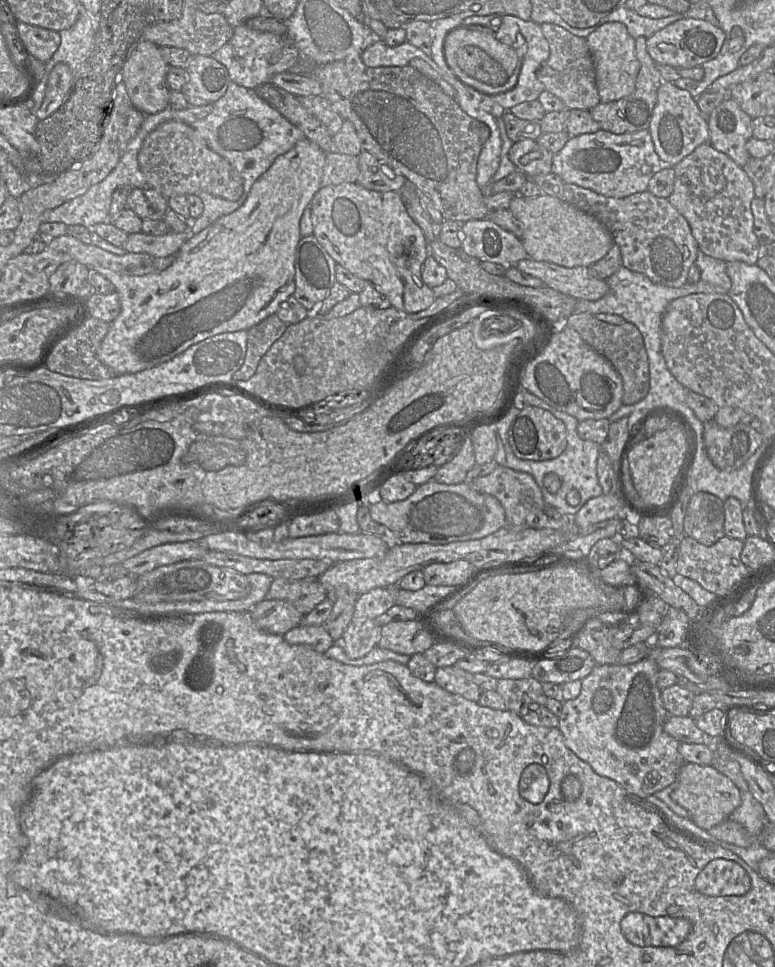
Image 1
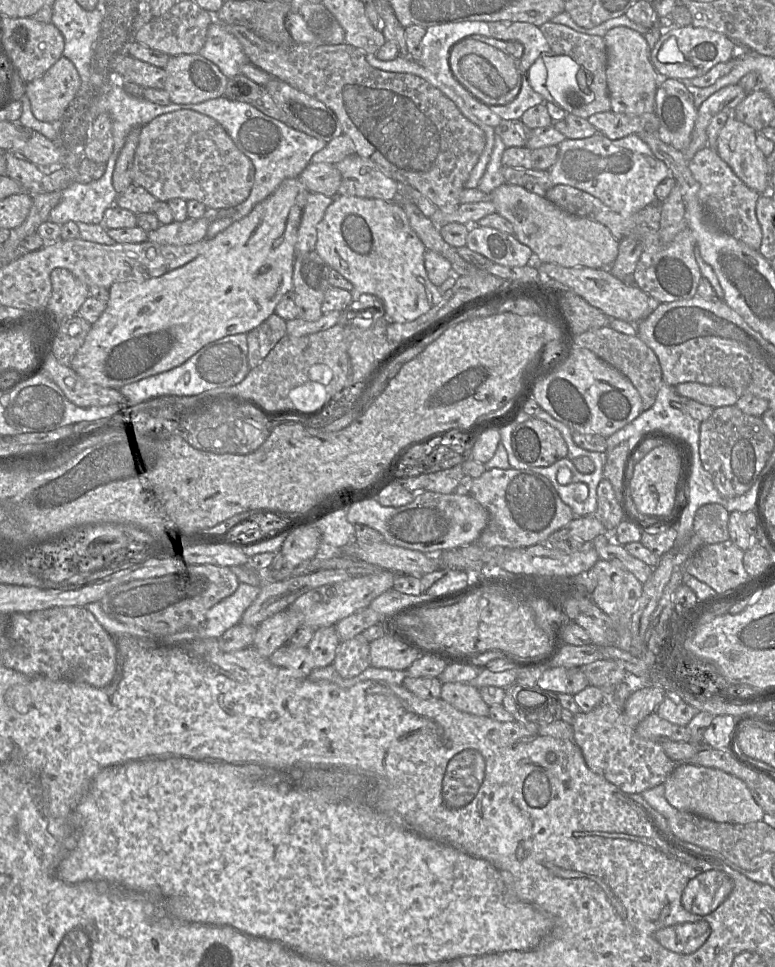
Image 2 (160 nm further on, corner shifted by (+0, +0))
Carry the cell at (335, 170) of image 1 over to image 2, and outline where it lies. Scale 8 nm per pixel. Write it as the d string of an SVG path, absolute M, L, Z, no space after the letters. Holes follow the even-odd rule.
M310 163L298 179L310 193L331 198L337 196L341 184L340 172L334 164L329 163Z

